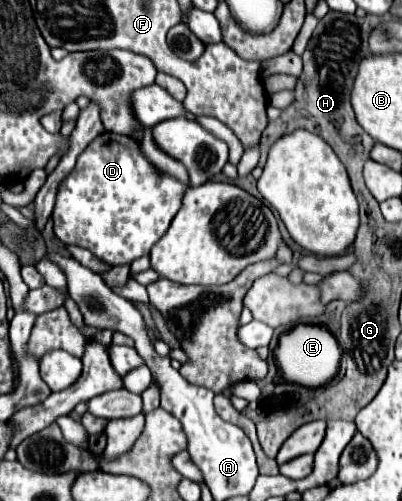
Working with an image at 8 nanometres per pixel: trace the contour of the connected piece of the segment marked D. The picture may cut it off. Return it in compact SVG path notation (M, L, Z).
M103 133L77 157L77 163L69 177L65 177L57 187L55 207L53 207L53 231L65 245L79 245L89 249L95 257L107 265L125 265L135 259L149 255L151 247L169 229L171 219L181 207L183 191L189 185L179 183L169 175L161 175L149 161L141 155L139 143L127 135Z

